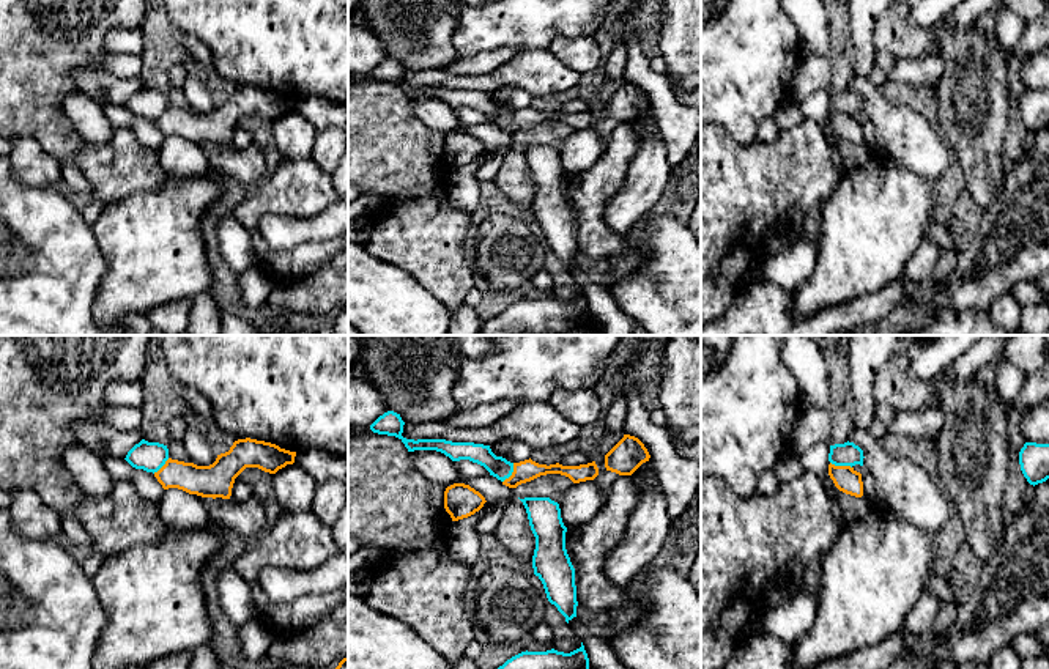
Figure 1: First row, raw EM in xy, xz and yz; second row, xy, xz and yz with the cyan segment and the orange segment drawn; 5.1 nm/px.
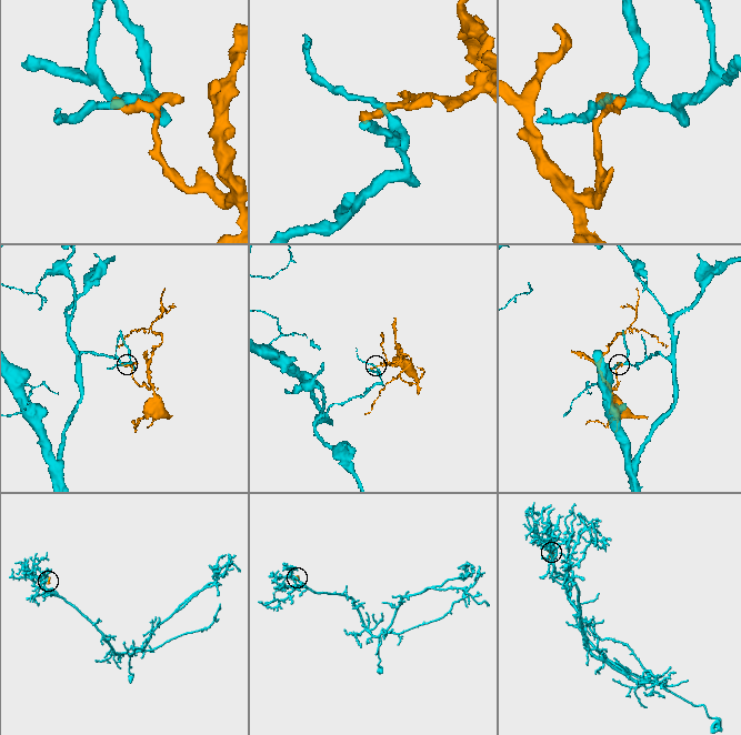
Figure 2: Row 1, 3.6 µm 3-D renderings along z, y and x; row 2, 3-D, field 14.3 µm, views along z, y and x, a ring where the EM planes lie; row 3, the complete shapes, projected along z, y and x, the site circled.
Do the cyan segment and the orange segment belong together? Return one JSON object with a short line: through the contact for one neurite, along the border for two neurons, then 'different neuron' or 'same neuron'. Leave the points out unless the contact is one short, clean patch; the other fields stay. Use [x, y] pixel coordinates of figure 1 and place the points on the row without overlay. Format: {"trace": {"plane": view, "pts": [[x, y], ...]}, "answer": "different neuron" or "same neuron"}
{"trace": {"plane": "yz", "pts": [[830, 109], [851, 115]]}, "answer": "different neuron"}

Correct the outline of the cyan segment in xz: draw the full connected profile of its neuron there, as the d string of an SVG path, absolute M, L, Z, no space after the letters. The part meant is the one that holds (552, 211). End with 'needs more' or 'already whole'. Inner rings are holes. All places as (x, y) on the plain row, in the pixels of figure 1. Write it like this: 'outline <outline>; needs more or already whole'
outline M550 145L520 146L526 156L536 184L532 203L534 222L542 228L547 246L569 271L576 264L575 216L565 197L567 175L559 151Z; already whole

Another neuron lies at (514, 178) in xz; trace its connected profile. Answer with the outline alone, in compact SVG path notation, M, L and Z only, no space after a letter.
M513 145L504 156L495 183L510 201L532 211L536 184L531 178L526 156L518 145Z

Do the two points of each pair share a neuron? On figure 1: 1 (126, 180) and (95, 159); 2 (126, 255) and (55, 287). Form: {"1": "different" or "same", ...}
{"1": "same", "2": "different"}

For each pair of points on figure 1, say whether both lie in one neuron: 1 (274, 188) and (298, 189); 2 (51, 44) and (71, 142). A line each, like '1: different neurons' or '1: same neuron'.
1: same neuron
2: same neuron

